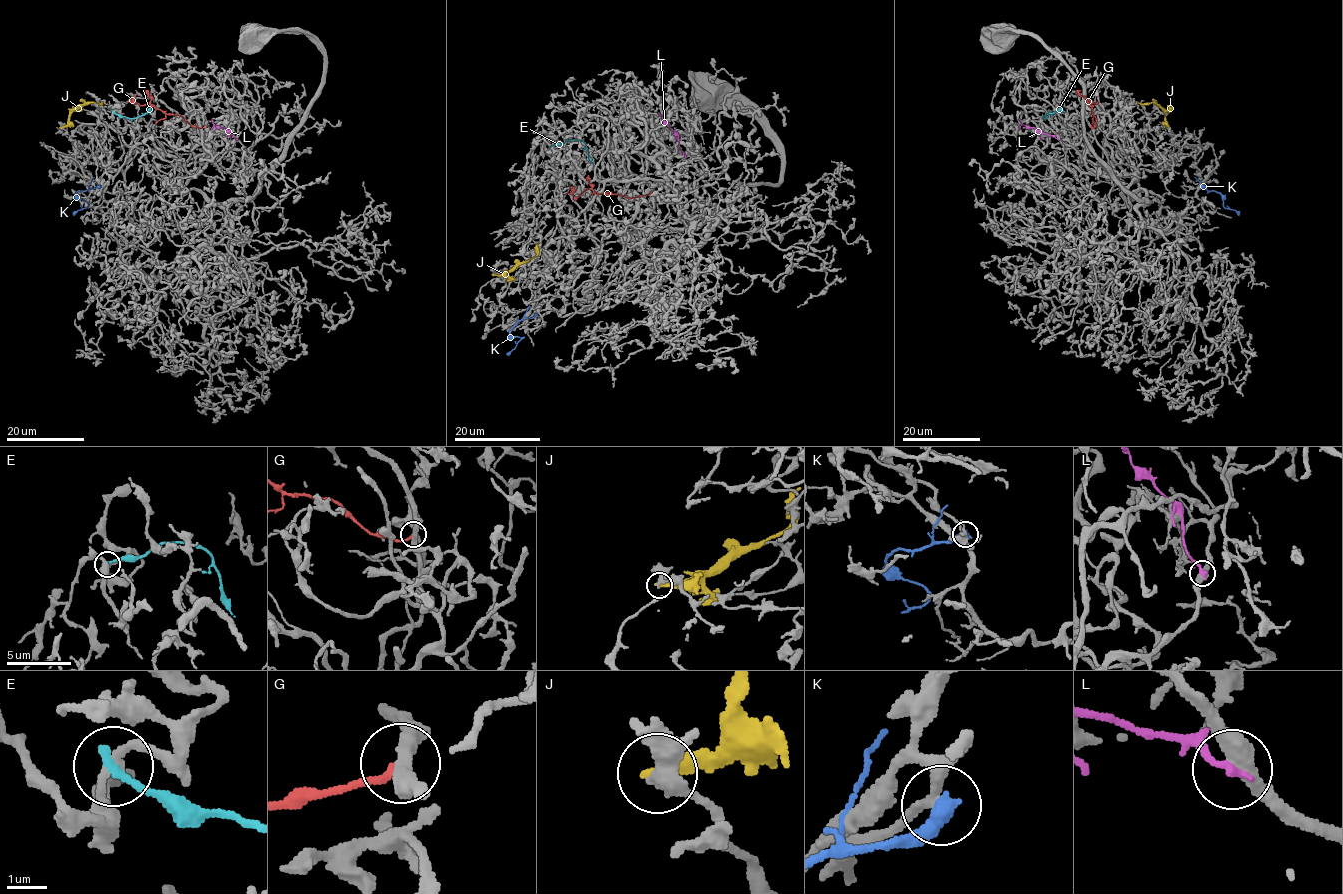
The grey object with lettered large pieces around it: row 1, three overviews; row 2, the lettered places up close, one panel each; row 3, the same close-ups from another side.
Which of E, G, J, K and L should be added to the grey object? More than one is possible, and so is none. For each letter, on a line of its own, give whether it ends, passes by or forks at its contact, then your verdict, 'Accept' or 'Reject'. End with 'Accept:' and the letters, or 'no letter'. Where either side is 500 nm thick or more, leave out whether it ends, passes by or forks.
E: It ends there. Reject
G: It ends there. Accept
J: It ends there. Reject
K: Reject
L: It ends there. Reject
Accept: G

